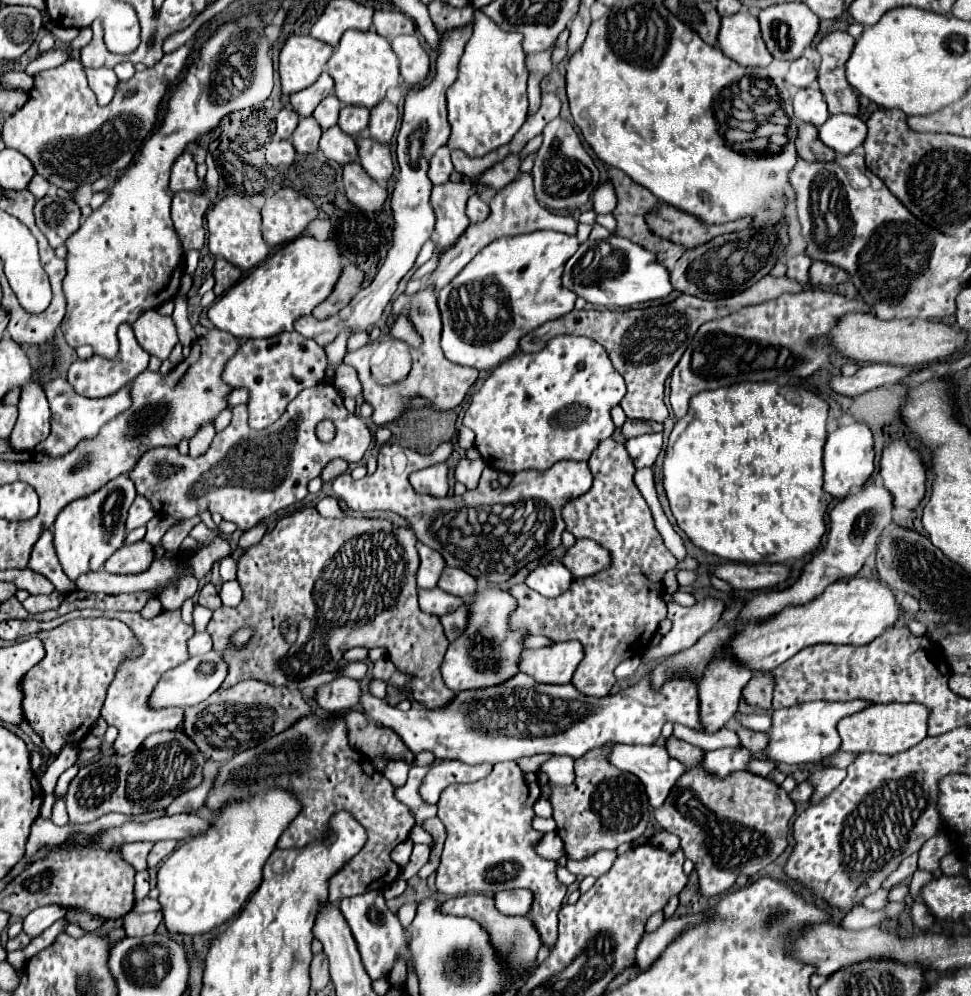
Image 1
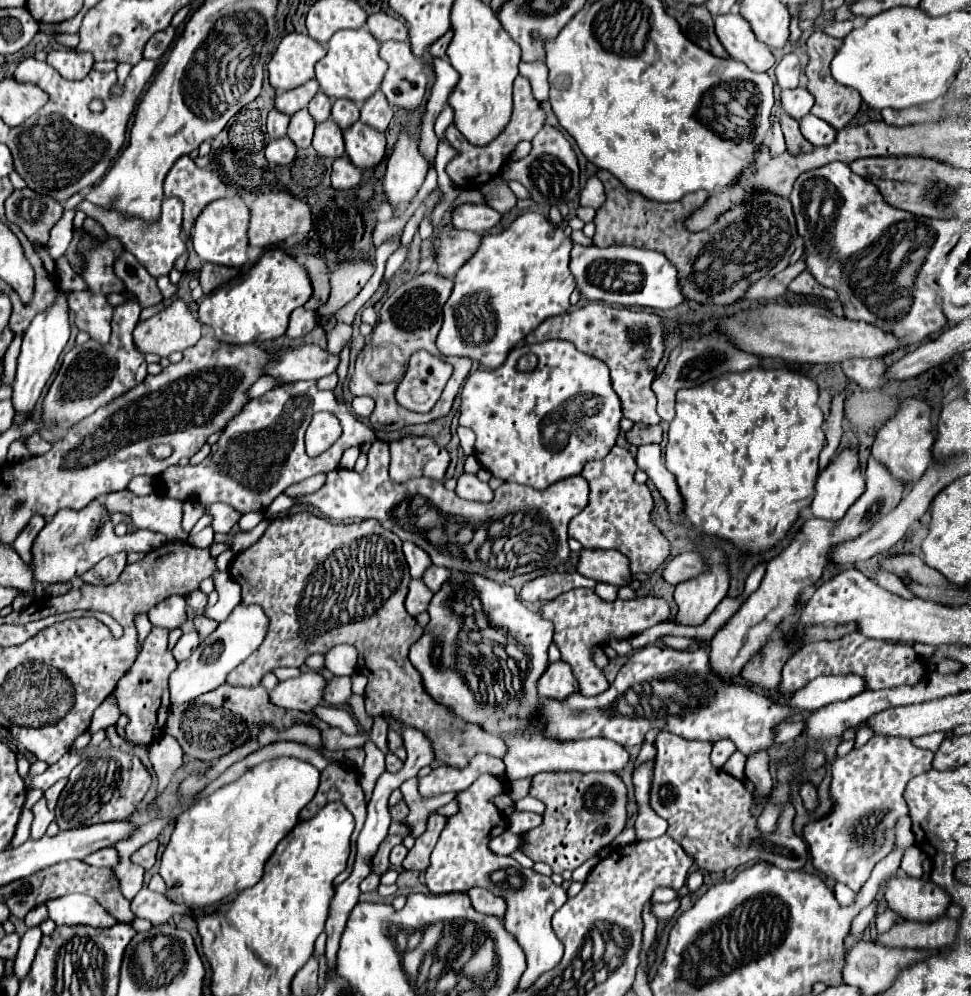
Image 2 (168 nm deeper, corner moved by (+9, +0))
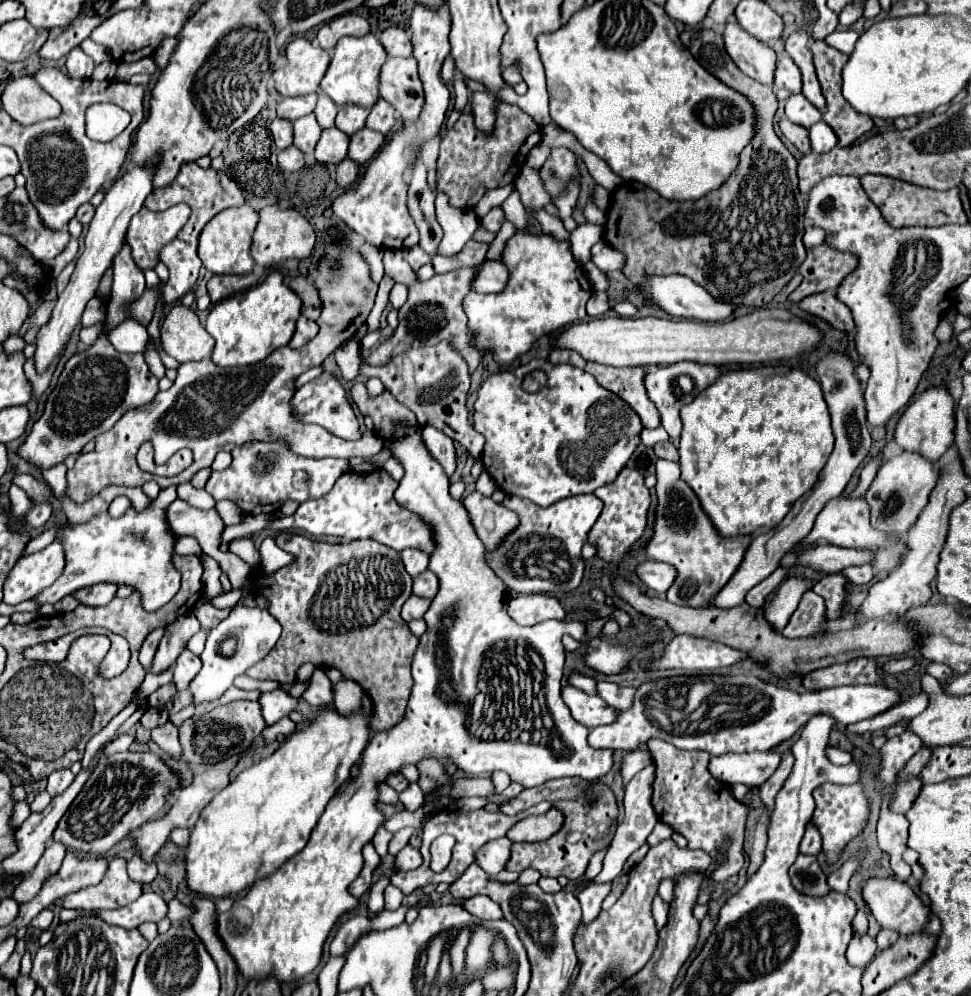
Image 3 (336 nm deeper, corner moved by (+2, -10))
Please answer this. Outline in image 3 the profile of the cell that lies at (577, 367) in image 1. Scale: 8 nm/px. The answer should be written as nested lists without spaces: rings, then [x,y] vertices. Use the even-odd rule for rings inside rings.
[[[533,359],[531,363],[519,365],[513,371],[489,375],[477,393],[473,427],[485,437],[481,461],[495,485],[507,495],[529,499],[541,507],[549,507],[565,497],[593,493],[601,485],[613,483],[617,473],[641,445],[639,435],[643,431],[639,415],[621,397],[603,389],[593,375],[573,365],[551,365],[543,359]],[[535,367],[545,371],[547,383],[537,393],[527,393],[521,385],[525,375],[535,371]]]

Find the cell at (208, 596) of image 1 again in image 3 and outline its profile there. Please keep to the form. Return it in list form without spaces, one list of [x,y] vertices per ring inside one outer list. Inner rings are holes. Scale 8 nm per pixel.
[[[205,603],[205,605],[199,605],[193,609],[193,613],[199,619],[203,629],[213,629],[219,621],[223,621],[229,615],[229,611],[231,609],[217,609],[211,603]]]

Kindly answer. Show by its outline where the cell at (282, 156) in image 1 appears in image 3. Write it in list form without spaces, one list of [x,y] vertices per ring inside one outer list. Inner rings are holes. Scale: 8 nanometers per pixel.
[[[295,145],[283,149],[283,151],[279,153],[277,161],[279,161],[279,167],[281,167],[283,171],[299,171],[299,169],[305,165],[303,153],[301,153]]]

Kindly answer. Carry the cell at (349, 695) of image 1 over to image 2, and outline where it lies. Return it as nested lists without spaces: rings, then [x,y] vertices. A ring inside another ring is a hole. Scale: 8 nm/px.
[[[304,671],[296,679],[282,681],[274,691],[270,691],[270,701],[278,707],[296,711],[314,711],[322,705],[322,691],[326,689],[326,679],[316,671]]]

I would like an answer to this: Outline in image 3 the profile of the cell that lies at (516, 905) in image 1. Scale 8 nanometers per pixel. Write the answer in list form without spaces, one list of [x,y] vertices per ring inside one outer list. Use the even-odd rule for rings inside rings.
[[[477,895],[461,901],[461,907],[479,919],[503,919],[501,907],[485,895]]]

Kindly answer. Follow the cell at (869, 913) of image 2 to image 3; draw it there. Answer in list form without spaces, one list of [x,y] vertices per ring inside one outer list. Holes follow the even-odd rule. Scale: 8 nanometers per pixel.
[[[865,935],[865,937],[855,937],[855,939],[849,943],[849,949],[847,949],[847,955],[845,955],[845,957],[847,957],[849,965],[865,969],[867,963],[873,959],[875,949],[877,949],[877,945],[875,945],[875,941],[873,941],[869,935]]]

